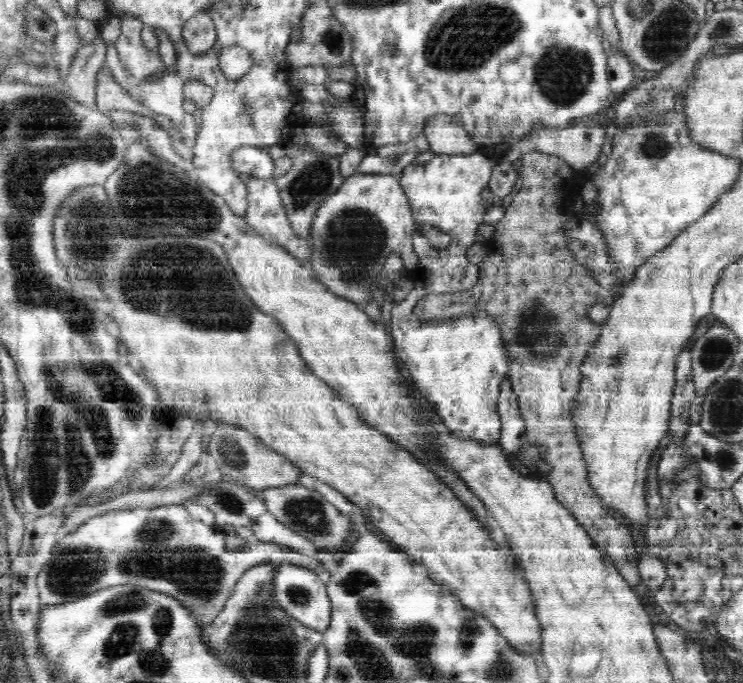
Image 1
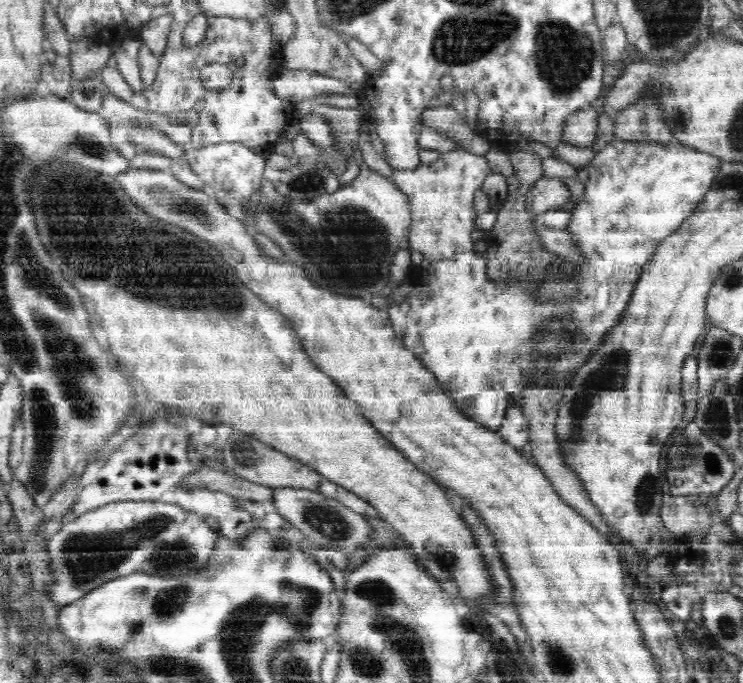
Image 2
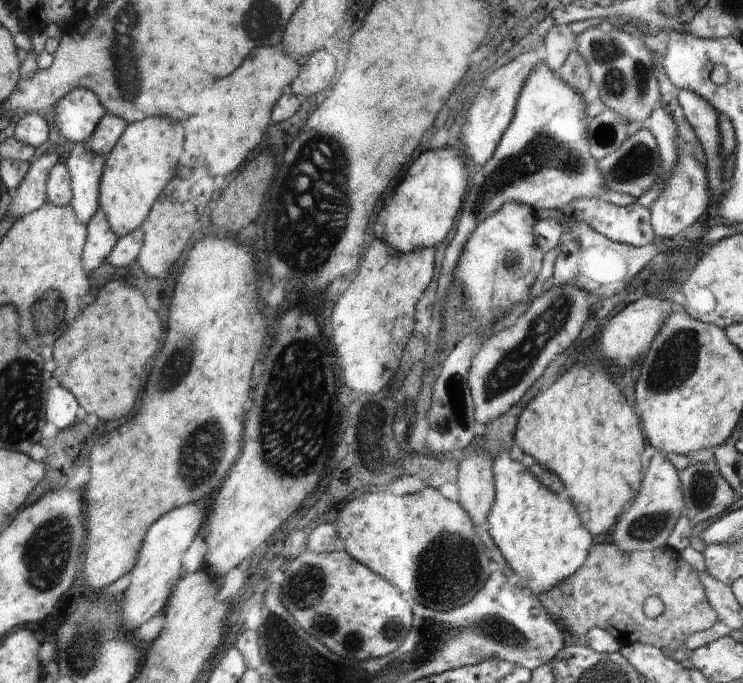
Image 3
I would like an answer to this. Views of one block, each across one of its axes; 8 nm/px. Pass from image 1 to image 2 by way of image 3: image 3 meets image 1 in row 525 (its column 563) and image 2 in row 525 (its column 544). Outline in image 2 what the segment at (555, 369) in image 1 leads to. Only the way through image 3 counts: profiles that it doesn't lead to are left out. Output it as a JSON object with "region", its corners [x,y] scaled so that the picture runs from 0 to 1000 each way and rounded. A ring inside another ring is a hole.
{"region":[[[713,565],[711,571],[703,574],[697,594],[701,596],[705,609],[711,613],[713,659],[721,672],[723,682],[728,685],[735,700],[743,707],[756,734],[774,744],[791,764],[801,769],[810,785],[817,786],[818,777],[814,776],[814,767],[810,764],[808,753],[803,753],[802,742],[793,734],[793,726],[786,713],[782,712],[779,700],[760,682],[759,672],[755,671],[754,659],[750,656],[746,628],[748,627],[750,599],[754,597],[751,592],[754,592],[755,583],[759,580],[751,567]]]}

